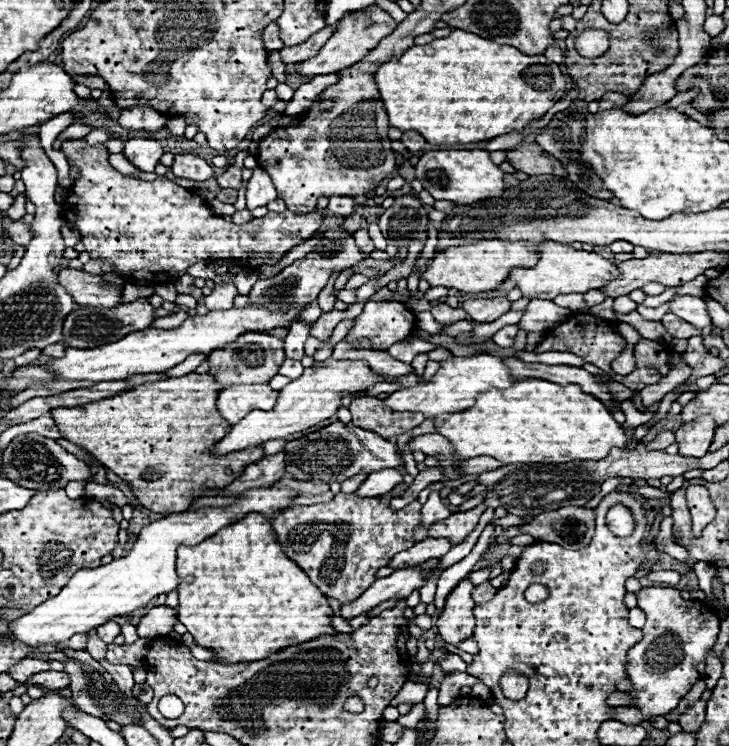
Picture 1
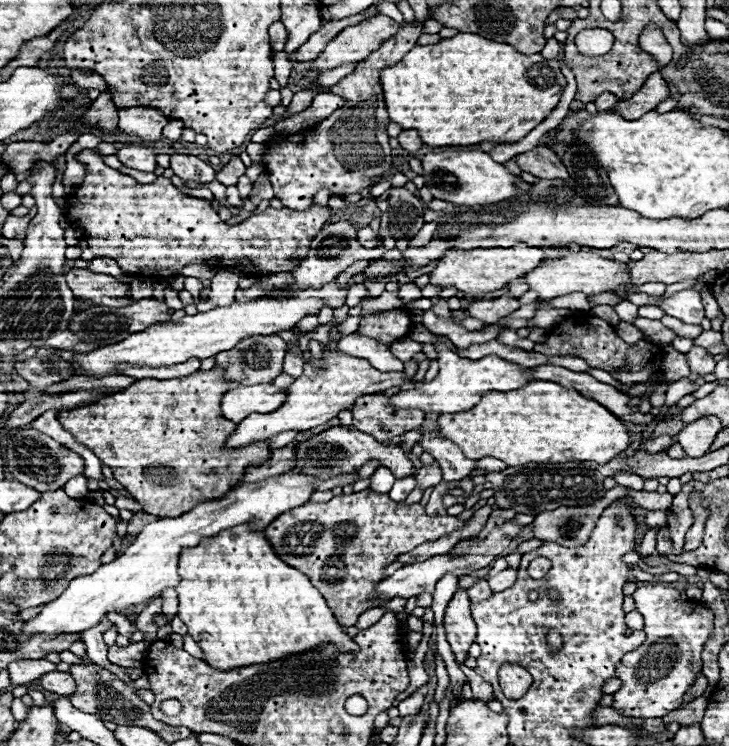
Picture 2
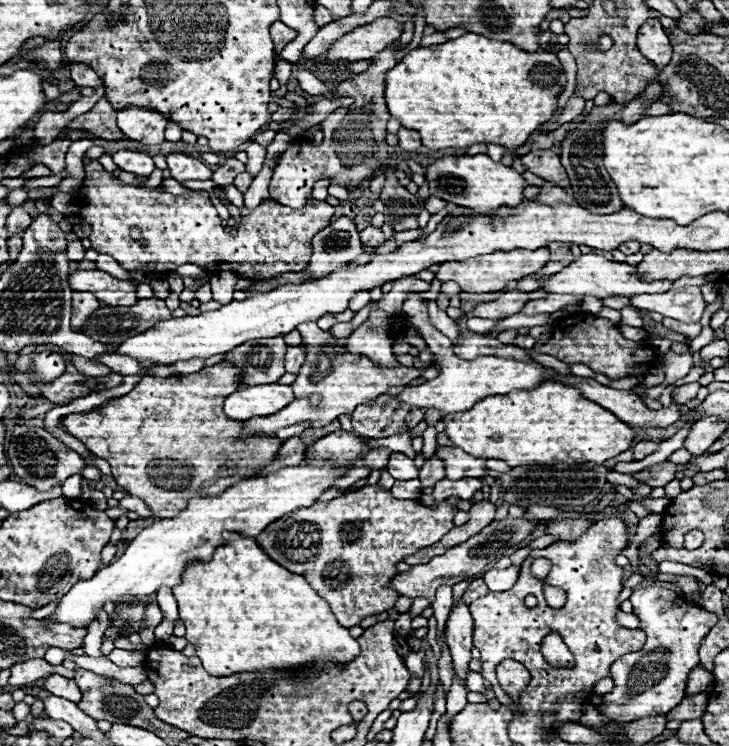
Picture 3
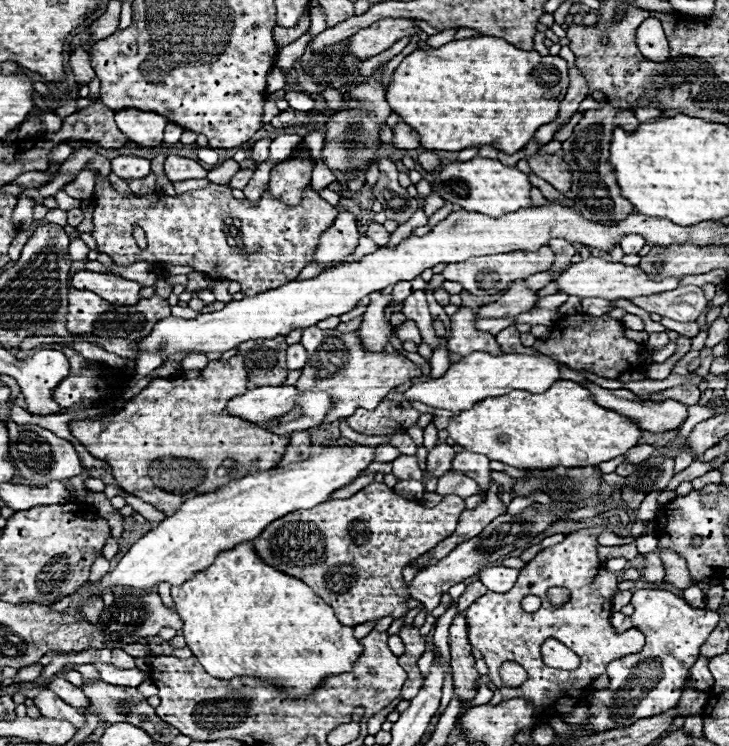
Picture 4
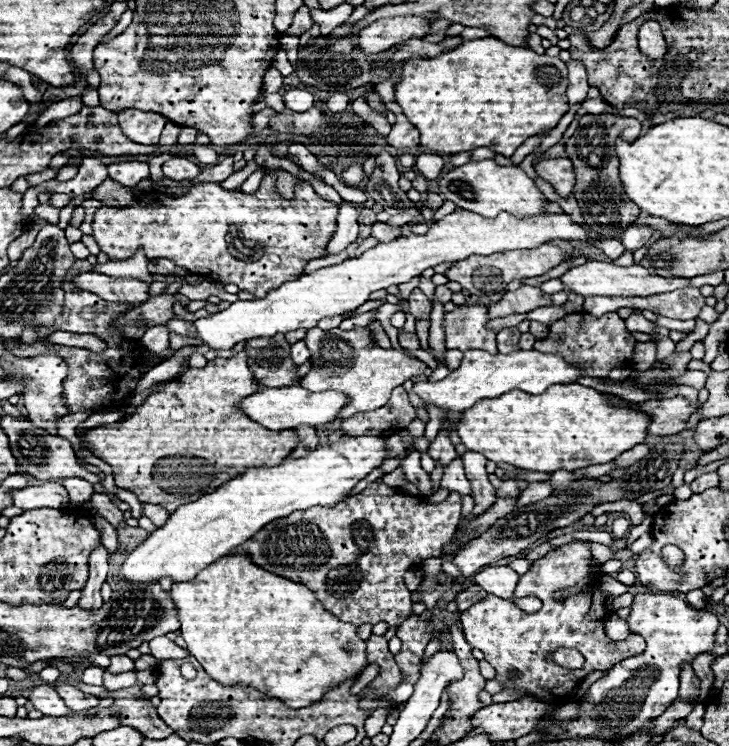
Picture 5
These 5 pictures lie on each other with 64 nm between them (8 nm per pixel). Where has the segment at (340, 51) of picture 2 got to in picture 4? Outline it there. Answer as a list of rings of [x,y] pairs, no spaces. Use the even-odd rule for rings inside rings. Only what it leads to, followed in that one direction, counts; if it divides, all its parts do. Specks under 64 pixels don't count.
[[[384,18],[380,22],[374,22],[368,28],[362,28],[356,32],[346,48],[352,56],[360,60],[368,60],[384,50],[388,50],[392,44],[396,44],[402,38],[412,38],[420,34],[420,26],[412,18]]]

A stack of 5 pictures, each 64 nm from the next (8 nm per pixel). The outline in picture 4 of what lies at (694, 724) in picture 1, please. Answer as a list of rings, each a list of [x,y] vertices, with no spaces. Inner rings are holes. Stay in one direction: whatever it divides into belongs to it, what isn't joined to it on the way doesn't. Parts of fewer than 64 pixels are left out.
[[[688,674],[686,678],[686,684],[684,684],[684,694],[678,702],[678,708],[682,712],[682,716],[692,716],[692,714],[698,714],[702,712],[702,708],[706,706],[706,700],[708,696],[704,692],[698,692],[694,686],[692,686],[692,678]]]

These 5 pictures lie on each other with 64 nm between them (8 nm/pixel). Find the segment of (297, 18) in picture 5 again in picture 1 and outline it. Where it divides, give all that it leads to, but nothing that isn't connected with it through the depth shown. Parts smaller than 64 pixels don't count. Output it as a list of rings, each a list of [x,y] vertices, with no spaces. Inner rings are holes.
[[[274,22],[264,28],[264,44],[266,44],[266,50],[268,50],[268,52],[272,52],[272,50],[282,50],[282,48],[284,48],[284,44],[280,42],[280,34],[278,34],[278,28],[276,28]]]

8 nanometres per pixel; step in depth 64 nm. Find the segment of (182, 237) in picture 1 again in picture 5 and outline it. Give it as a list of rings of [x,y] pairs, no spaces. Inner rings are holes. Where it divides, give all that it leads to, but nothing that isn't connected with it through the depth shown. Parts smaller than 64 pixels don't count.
[[[266,170],[266,176],[262,178],[262,184],[260,184],[260,188],[256,190],[256,194],[244,194],[244,192],[238,192],[238,190],[224,190],[220,184],[196,184],[196,186],[192,186],[192,190],[188,192],[188,194],[184,194],[184,196],[180,196],[180,198],[172,197],[163,192],[155,192],[148,195],[140,195],[137,200],[140,202],[134,202],[130,208],[108,208],[108,206],[102,206],[102,208],[98,208],[96,210],[96,214],[94,214],[94,238],[96,238],[96,242],[98,242],[98,246],[100,246],[100,250],[102,252],[106,252],[108,256],[110,256],[110,260],[124,260],[124,258],[130,258],[136,250],[144,250],[144,254],[146,254],[146,258],[168,258],[168,260],[172,260],[176,266],[182,266],[182,268],[186,268],[186,270],[190,270],[192,274],[214,274],[214,280],[218,280],[218,282],[222,282],[222,284],[236,284],[240,290],[246,290],[246,292],[250,292],[250,294],[254,294],[256,298],[264,298],[264,294],[268,294],[268,290],[274,290],[276,286],[282,286],[284,282],[288,282],[288,278],[296,278],[296,276],[300,276],[302,272],[304,272],[304,268],[306,268],[306,264],[310,262],[310,260],[314,260],[324,248],[326,248],[326,244],[328,244],[328,238],[334,234],[334,230],[336,230],[336,214],[338,214],[338,204],[332,204],[332,202],[328,202],[328,200],[324,200],[324,198],[320,198],[314,190],[312,190],[312,186],[308,184],[308,182],[298,182],[296,184],[296,188],[294,188],[294,198],[292,200],[286,200],[286,198],[282,198],[278,192],[276,192],[276,170]],[[176,198],[176,204],[172,204],[172,200]],[[230,226],[236,226],[236,232],[230,232]],[[226,234],[228,234],[228,244],[226,244]],[[240,242],[242,242],[242,250],[240,250]],[[240,254],[244,254],[242,258],[240,258]]]

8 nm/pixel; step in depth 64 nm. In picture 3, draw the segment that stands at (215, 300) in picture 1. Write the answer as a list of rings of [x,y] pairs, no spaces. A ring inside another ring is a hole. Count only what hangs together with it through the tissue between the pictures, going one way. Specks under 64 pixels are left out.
[[[216,272],[210,278],[210,286],[212,286],[214,300],[220,302],[220,304],[230,302],[232,300],[232,294],[234,294],[234,284],[236,282],[238,282],[238,278],[234,278],[232,272]]]

